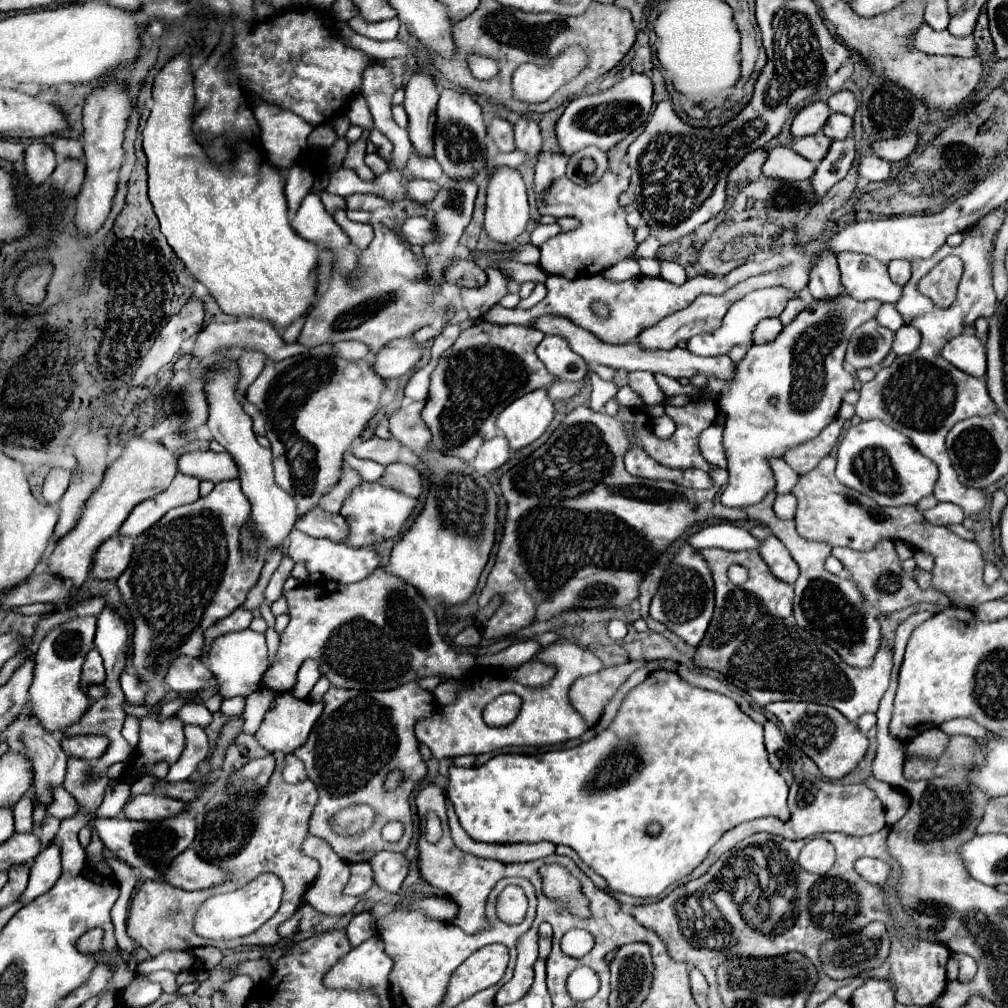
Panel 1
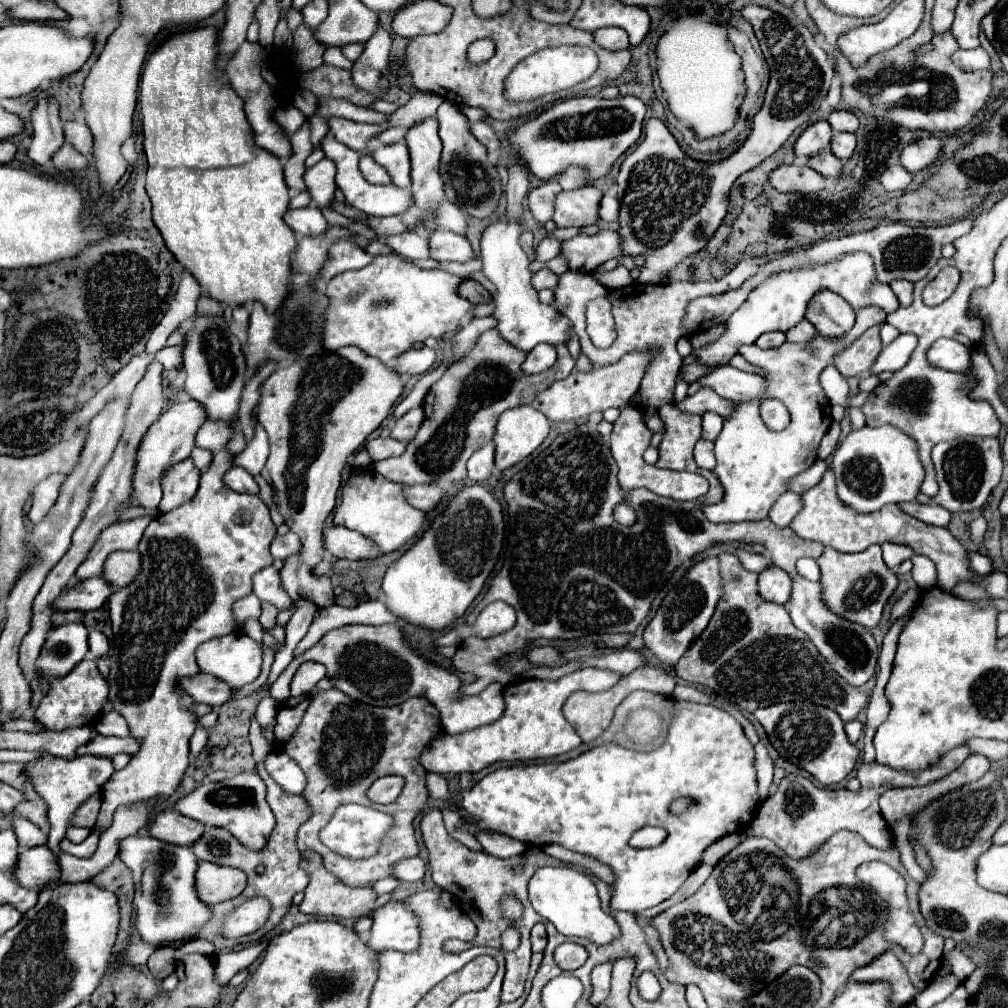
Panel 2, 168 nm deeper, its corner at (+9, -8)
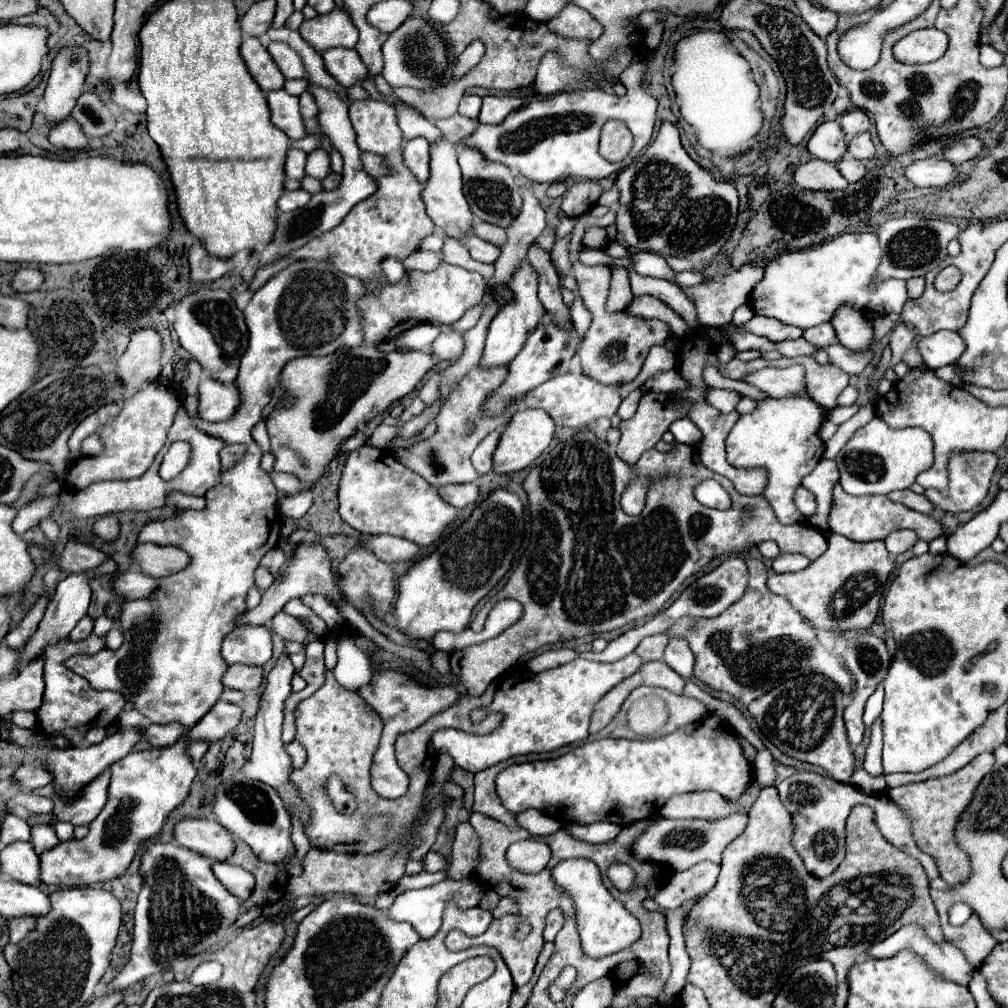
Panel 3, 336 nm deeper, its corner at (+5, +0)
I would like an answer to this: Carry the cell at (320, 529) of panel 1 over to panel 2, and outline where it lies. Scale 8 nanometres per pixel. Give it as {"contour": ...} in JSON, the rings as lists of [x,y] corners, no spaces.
{"contour":[[[343,526],[325,528],[325,550],[335,558],[347,560],[371,560],[383,554],[373,540]]]}

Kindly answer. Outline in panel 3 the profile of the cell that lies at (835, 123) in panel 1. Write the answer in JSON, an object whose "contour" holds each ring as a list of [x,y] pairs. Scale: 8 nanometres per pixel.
{"contour":[[[863,132],[859,136],[853,136],[849,142],[847,142],[847,152],[857,158],[857,160],[867,160],[875,154],[875,146],[871,142],[871,136],[869,132]]]}

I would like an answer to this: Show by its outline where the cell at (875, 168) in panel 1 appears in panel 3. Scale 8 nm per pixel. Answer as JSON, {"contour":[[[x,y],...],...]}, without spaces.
{"contour":[[[937,156],[917,160],[905,168],[905,178],[915,186],[947,186],[955,182],[955,166]]]}

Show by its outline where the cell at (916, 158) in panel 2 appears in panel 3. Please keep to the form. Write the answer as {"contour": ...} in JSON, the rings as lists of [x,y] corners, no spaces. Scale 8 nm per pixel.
{"contour":[[[967,136],[967,138],[961,138],[955,144],[947,146],[941,152],[941,158],[951,160],[951,164],[963,164],[967,160],[977,158],[981,152],[983,152],[983,142],[975,136]]]}

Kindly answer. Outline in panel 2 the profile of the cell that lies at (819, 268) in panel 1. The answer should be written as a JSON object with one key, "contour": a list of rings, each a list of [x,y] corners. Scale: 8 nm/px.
{"contour":[[[817,292],[807,308],[809,322],[819,328],[819,334],[825,338],[843,338],[855,324],[855,310],[833,292]]]}

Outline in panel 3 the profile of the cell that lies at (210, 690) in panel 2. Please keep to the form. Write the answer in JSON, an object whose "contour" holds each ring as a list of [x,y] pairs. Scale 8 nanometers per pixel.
{"contour":[[[231,664],[227,672],[223,674],[223,686],[239,692],[251,692],[261,686],[263,680],[263,668],[255,666],[243,666],[243,664]]]}

